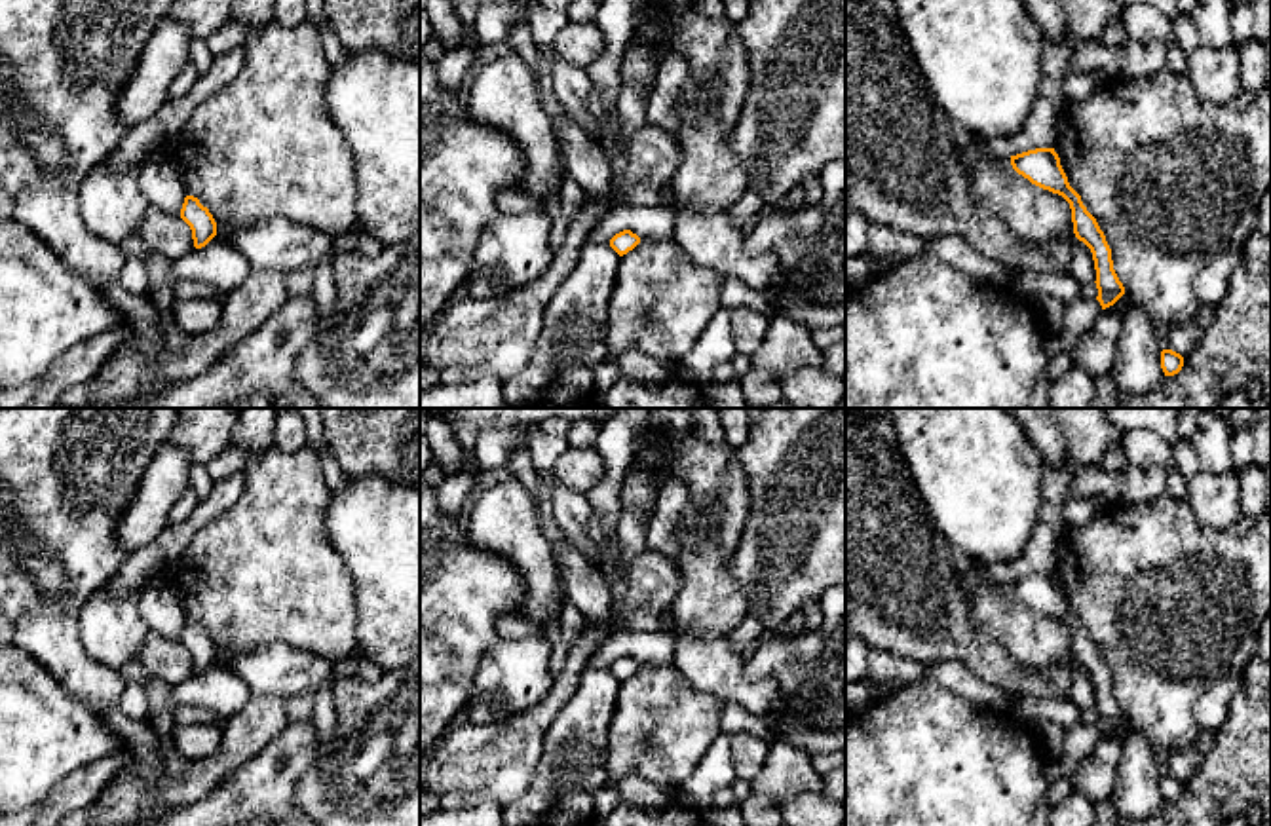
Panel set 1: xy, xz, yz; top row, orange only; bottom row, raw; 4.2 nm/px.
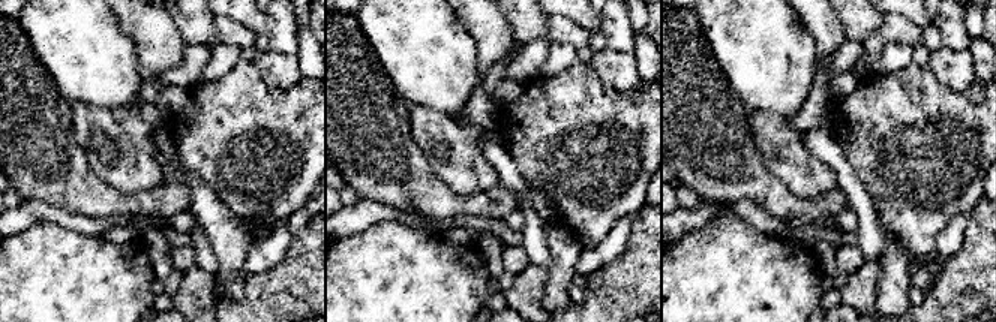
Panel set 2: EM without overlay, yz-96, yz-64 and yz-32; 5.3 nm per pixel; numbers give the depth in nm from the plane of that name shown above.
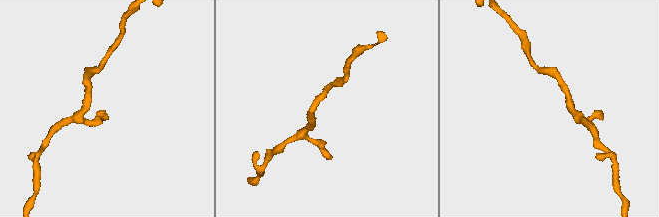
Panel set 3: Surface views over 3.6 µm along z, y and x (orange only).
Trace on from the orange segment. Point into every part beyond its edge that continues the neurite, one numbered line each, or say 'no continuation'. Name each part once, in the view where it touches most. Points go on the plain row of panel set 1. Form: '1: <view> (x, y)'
no continuation

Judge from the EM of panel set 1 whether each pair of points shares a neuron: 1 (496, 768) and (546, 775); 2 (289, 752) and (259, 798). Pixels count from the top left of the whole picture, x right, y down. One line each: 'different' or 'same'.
1: different
2: same

